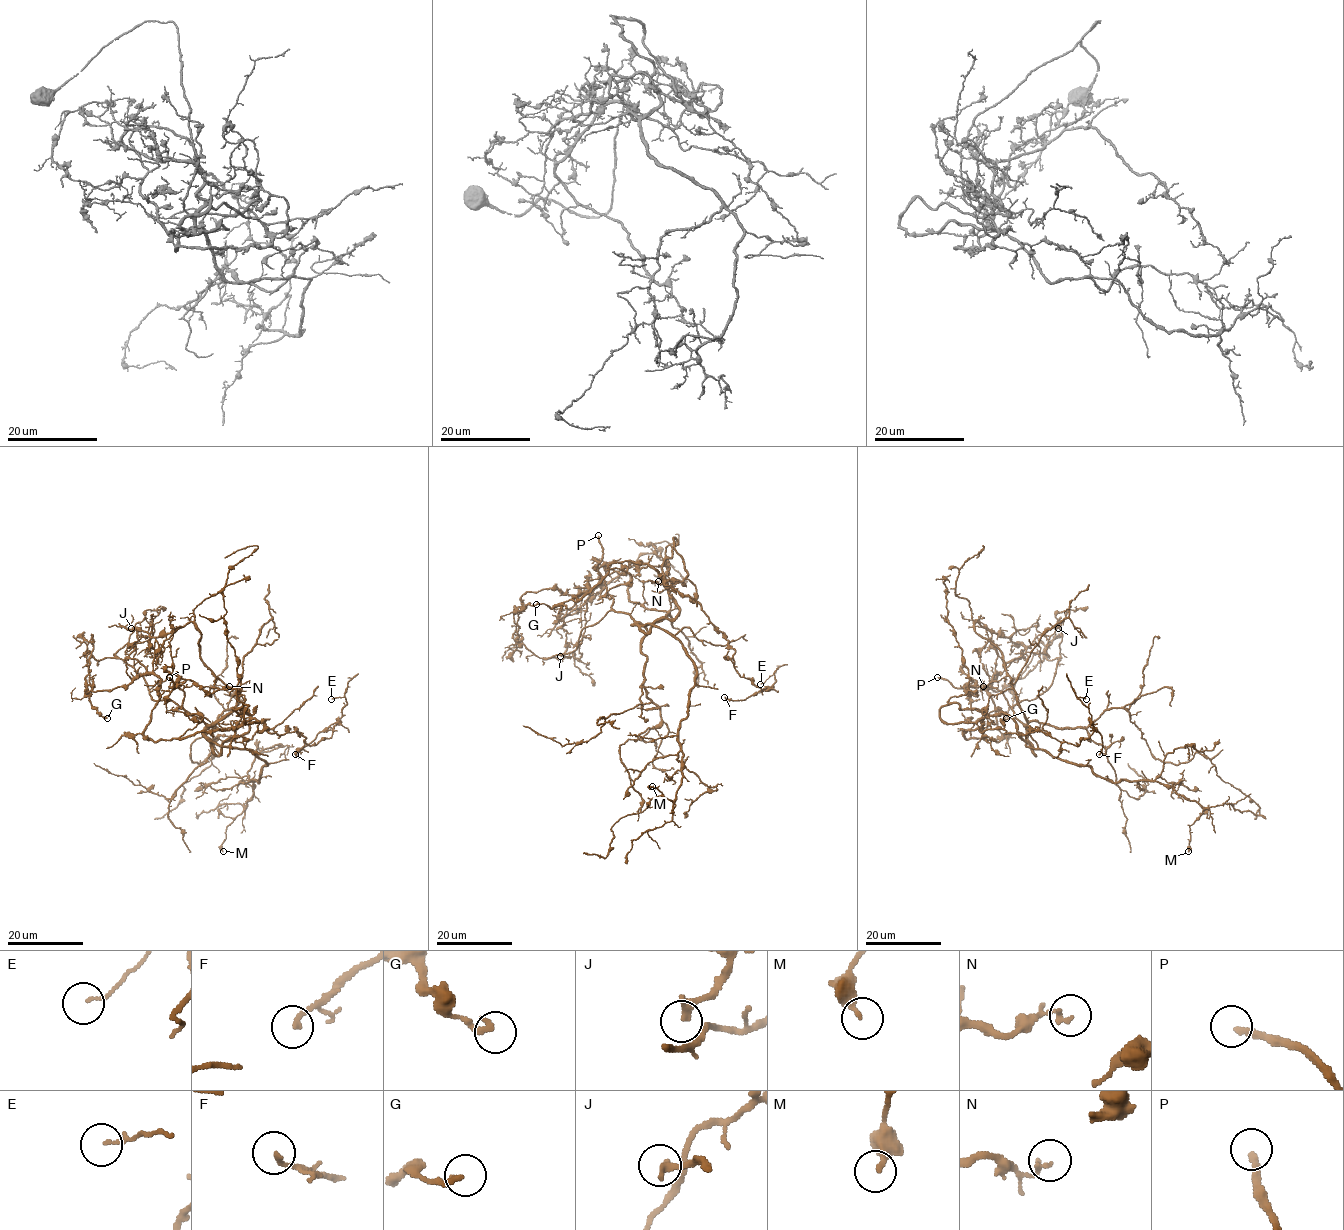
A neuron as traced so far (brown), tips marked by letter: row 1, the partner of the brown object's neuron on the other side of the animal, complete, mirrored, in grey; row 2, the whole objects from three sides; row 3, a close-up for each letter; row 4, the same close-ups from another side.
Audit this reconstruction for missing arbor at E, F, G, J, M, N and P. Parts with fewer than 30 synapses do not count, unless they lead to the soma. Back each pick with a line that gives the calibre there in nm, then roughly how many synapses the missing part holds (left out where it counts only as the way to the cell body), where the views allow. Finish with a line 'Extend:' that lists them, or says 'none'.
P: Thickness 240 nm
Extend: P

